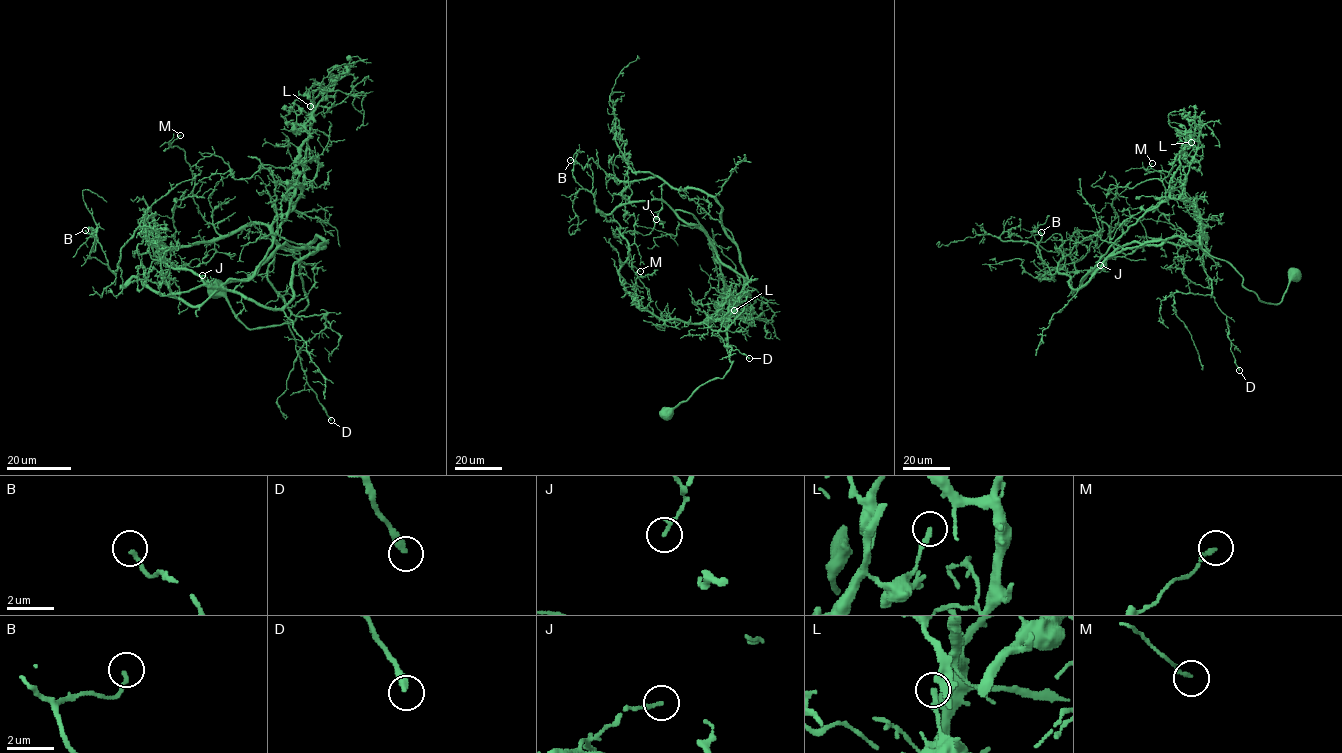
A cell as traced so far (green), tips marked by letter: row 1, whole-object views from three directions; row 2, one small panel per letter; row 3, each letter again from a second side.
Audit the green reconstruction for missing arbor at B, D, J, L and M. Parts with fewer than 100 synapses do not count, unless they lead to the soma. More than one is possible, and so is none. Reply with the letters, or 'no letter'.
no letter

